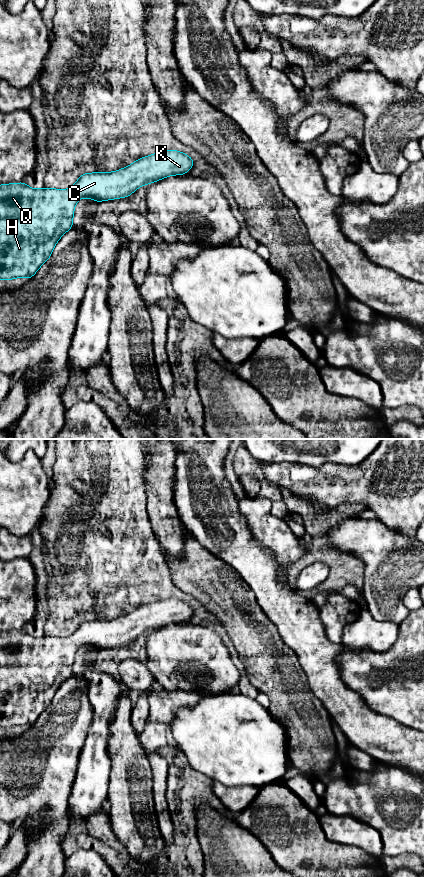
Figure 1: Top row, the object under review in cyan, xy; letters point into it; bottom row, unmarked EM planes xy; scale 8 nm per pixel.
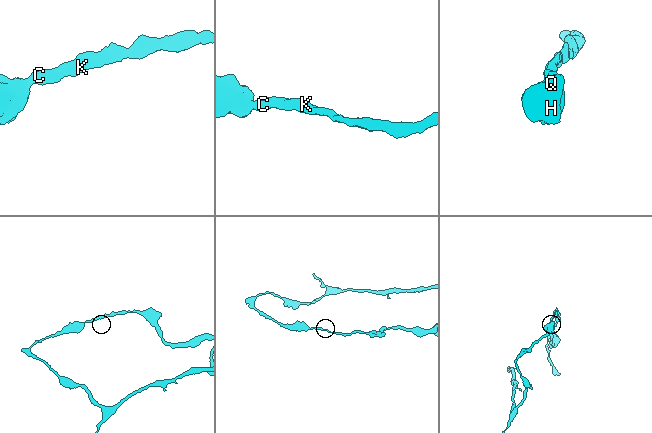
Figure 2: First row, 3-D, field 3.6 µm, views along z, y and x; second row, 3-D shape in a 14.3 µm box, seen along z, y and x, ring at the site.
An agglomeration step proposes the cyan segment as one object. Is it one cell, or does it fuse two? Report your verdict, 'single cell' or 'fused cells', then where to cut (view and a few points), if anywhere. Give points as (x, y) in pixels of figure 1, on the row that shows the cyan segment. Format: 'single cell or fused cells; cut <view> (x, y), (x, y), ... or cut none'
single cell; cut none

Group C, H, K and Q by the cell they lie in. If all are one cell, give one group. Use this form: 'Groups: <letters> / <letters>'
Groups: C H K Q

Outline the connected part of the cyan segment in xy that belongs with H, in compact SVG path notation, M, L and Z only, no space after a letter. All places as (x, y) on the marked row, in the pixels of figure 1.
M177 150L157 152L142 157L131 165L114 172L84 173L70 189L33 189L25 182L0 185L0 280L32 278L50 258L56 243L73 227L74 209L80 198L96 202L130 196L139 187L157 182L165 177L186 174L194 165L193 159Z

